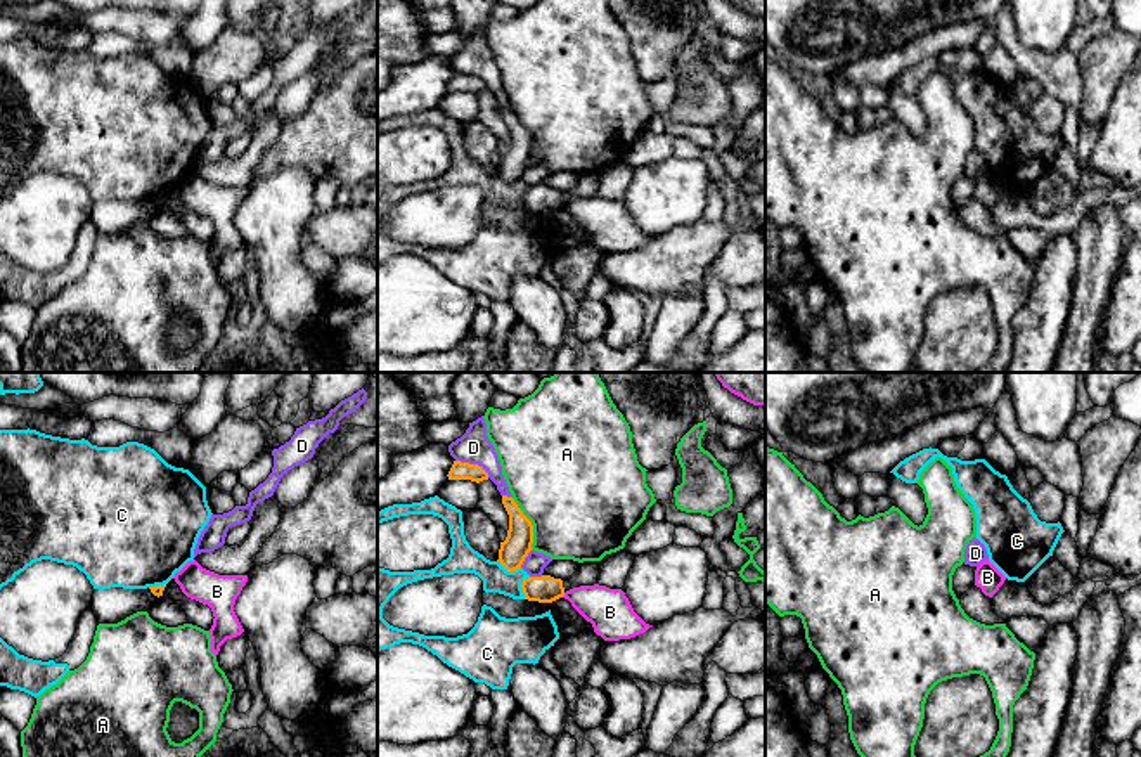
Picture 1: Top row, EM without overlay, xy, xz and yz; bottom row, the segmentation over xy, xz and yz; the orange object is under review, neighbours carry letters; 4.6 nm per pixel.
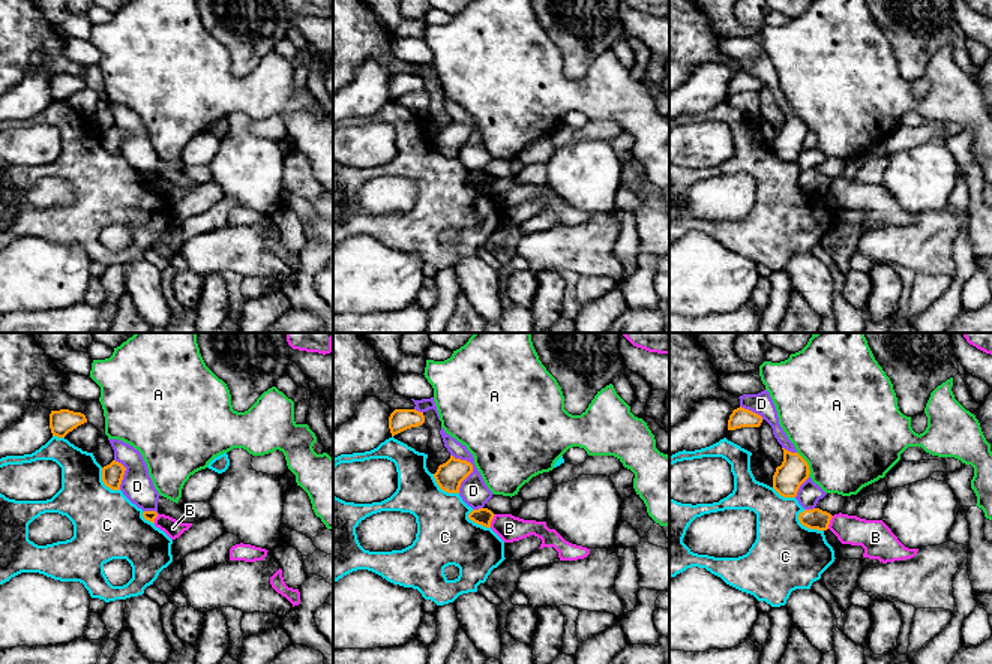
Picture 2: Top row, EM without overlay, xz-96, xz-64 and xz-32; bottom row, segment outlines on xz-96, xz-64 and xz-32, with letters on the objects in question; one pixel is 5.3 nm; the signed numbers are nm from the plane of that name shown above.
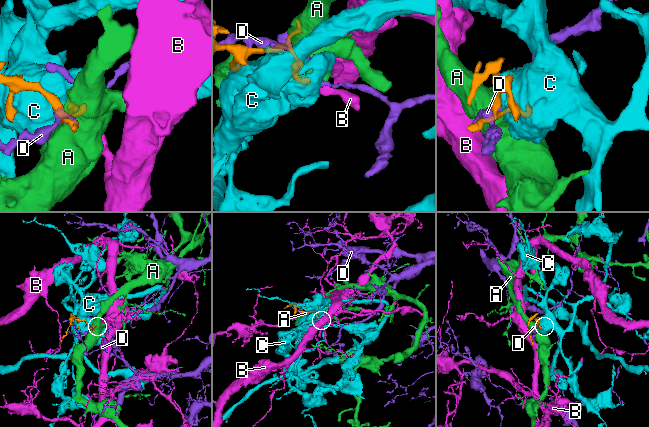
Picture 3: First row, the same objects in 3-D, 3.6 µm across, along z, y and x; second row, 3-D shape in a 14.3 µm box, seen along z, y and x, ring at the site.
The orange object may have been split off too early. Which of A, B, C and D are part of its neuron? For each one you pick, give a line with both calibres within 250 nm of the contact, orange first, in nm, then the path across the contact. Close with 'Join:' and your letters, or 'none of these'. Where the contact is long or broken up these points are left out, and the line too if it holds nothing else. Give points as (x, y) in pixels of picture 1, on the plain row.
Join: none of these

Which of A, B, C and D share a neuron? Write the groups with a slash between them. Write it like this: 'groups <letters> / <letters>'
groups A / B / C / D

